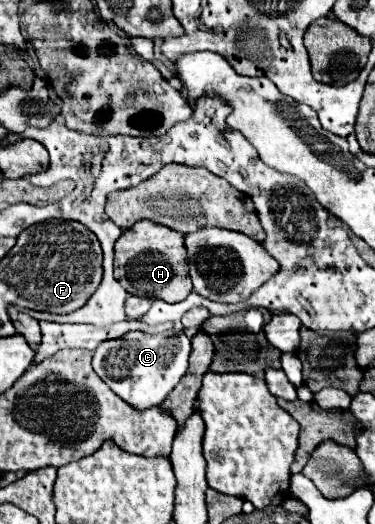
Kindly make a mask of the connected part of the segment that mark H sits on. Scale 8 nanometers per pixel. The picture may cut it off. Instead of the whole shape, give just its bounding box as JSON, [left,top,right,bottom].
[114,221,192,303]

